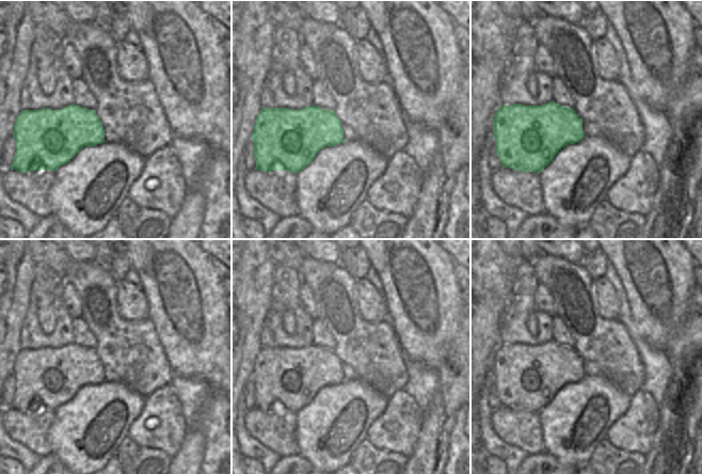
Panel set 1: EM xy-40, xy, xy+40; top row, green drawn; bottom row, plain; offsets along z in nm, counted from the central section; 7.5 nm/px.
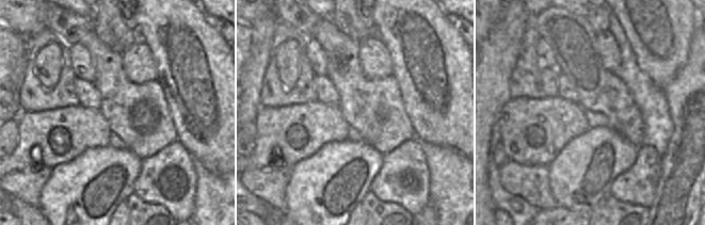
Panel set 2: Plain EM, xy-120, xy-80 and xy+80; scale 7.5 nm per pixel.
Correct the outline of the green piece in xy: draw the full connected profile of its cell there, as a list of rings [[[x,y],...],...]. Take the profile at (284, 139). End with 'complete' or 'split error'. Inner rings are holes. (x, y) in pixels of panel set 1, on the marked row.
[[[308,106],[300,110],[262,108],[252,132],[255,170],[298,173],[325,146],[342,142],[341,122],[333,110]]]; complete

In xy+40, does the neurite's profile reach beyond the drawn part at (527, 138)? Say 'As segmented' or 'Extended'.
As segmented.

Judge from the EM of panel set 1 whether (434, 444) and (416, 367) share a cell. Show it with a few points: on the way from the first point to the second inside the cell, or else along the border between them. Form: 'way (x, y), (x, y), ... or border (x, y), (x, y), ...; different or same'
border (440, 388), (425, 411); different

